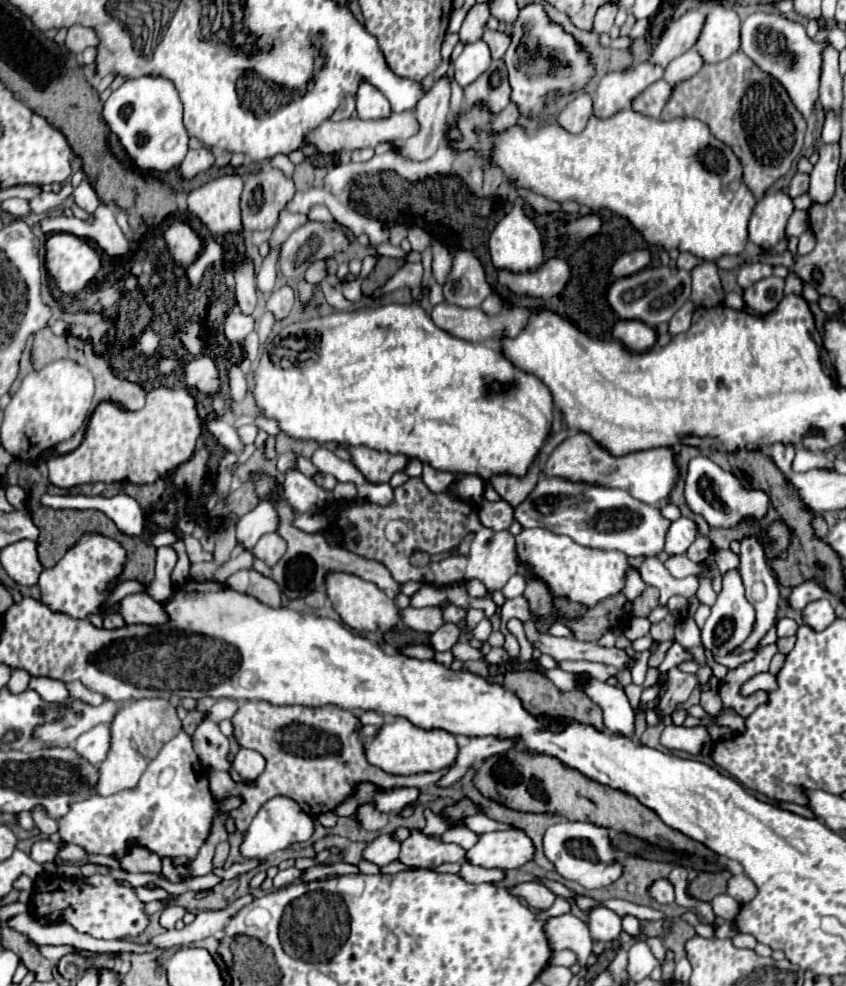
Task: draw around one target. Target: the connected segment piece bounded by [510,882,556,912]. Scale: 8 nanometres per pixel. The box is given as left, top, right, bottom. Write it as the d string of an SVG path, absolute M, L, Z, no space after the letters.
M524 882L524 884L518 884L514 888L510 888L510 892L514 896L522 896L530 906L534 906L536 910L550 910L556 896L542 884L534 884L534 882Z

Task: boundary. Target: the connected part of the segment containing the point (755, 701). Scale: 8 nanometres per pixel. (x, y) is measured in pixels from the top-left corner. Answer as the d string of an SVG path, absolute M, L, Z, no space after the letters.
M776 644L766 646L752 660L746 660L740 666L728 670L728 674L720 680L720 688L718 688L718 694L720 694L722 702L724 702L724 708L734 710L738 716L742 716L746 720L748 714L752 714L752 710L756 710L756 706L768 702L768 692L758 690L758 692L754 692L750 696L744 696L742 686L750 678L754 678L756 674L768 672L770 660L772 660L772 656L776 652L778 652Z

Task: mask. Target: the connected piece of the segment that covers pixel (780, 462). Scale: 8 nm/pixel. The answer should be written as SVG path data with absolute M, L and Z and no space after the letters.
M776 442L770 446L770 456L774 460L774 464L782 470L782 472L790 472L792 460L794 460L794 448L782 442Z

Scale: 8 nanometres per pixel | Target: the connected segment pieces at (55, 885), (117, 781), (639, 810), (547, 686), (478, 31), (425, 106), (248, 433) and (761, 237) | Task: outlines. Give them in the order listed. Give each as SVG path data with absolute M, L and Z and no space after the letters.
M44 872L34 882L34 894L30 906L39 924L66 922L74 926L78 932L102 940L124 940L126 936L140 936L150 924L150 916L144 910L146 904L136 896L136 890L132 886L122 886L114 878L110 882L94 886L80 880L50 876Z
M142 698L138 701L126 702L116 712L116 718L110 722L110 750L106 760L98 766L100 778L92 788L94 794L108 796L136 786L150 760L180 730L182 730L182 722L176 714L176 708L166 698Z
M512 748L504 754L484 760L476 772L474 784L482 792L482 796L486 796L498 804L504 804L506 808L518 810L518 812L558 814L558 816L564 816L566 820L608 826L610 830L618 830L618 832L642 838L664 850L688 852L688 854L696 854L700 858L718 858L704 844L666 826L654 810L642 806L630 794L624 794L620 790L612 790L604 784L598 784L598 782L586 778L584 774L580 774L578 770L566 768L560 760L556 760L552 756L528 754L520 748Z
M478 660L476 664L472 662L472 672L488 678L490 682L500 682L504 684L508 690L516 692L518 698L524 702L524 706L532 712L532 714L560 714L564 718L576 720L580 724L592 724L598 730L602 730L602 710L584 694L584 692L562 692L560 688L556 688L544 674L540 672L514 672L514 670L502 670L498 672L498 676L488 676L488 664L484 660Z
M486 2L486 4L482 4L480 6L482 8L482 12L480 12L480 16L478 16L478 4L472 8L472 12L470 12L470 16L466 16L466 20L462 22L462 28L460 28L460 42L462 44L472 44L472 42L478 42L478 40L482 40L482 34L484 34L484 30L486 30L486 24L488 24L488 20L492 18L492 14L490 14L490 2Z
M442 76L438 78L430 90L420 98L416 106L416 118L420 122L420 132L412 138L408 138L400 154L408 160L428 160L434 156L442 142L444 122L450 114L450 78Z
M246 424L246 426L238 428L238 436L240 436L240 440L244 444L252 444L254 438L256 438L256 434L258 434L258 426L256 424Z
M768 192L758 200L752 212L748 224L748 240L752 244L758 244L760 248L774 246L780 238L786 236L786 224L792 212L792 200L786 194Z

